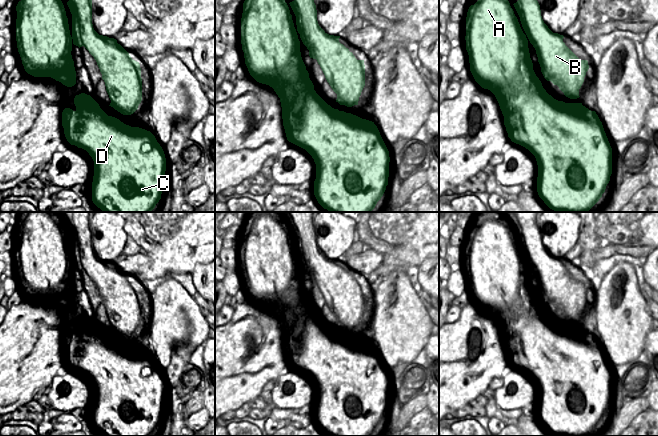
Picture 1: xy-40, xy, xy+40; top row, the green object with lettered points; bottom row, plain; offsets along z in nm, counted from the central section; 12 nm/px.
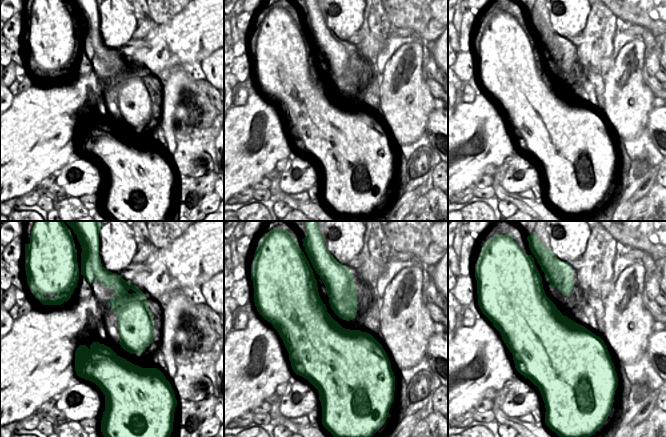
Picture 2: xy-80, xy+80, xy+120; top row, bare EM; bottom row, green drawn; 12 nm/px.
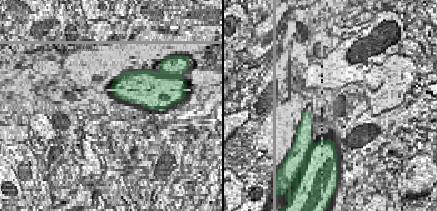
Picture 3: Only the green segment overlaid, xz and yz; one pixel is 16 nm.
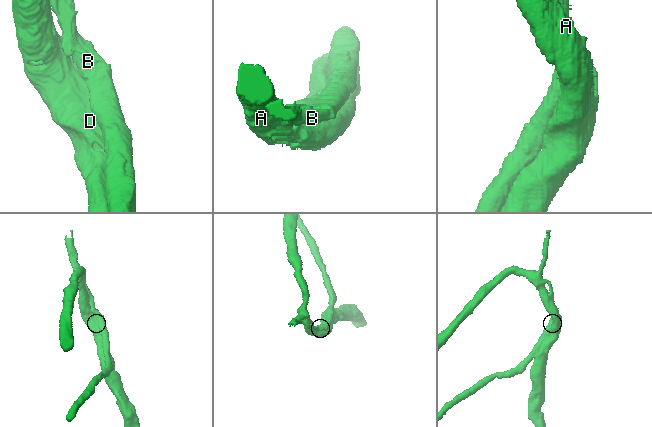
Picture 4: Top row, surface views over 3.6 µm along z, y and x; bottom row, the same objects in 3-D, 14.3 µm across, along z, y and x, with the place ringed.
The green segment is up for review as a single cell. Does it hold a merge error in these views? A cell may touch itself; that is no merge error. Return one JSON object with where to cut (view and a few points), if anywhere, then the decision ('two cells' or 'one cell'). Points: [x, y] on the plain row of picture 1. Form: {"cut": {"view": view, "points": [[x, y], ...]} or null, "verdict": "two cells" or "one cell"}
{"cut": null, "verdict": "one cell"}

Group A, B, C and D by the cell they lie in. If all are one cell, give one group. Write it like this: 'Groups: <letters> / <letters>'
Groups: A B C D

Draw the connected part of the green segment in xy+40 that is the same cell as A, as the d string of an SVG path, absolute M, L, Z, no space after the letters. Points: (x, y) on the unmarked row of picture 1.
M514 212L518 225L514 231L520 241L518 244L509 225L496 217L484 218L471 229L466 241L466 274L469 279L470 295L475 305L496 321L508 361L512 366L528 373L536 382L538 389L537 416L544 427L554 435L588 436L602 421L612 398L612 372L604 355L602 346L595 335L582 327L565 327L549 319L533 294L528 267L536 274L541 296L547 305L557 309L570 323L579 322L588 285L579 283L563 266L563 259L553 257L544 247L536 212Z

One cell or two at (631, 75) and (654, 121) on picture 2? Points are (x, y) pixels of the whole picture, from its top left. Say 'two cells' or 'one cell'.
two cells

